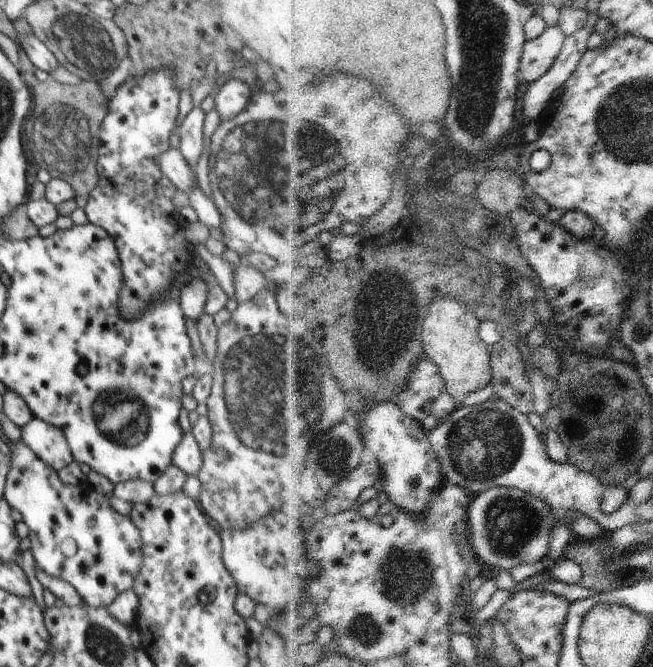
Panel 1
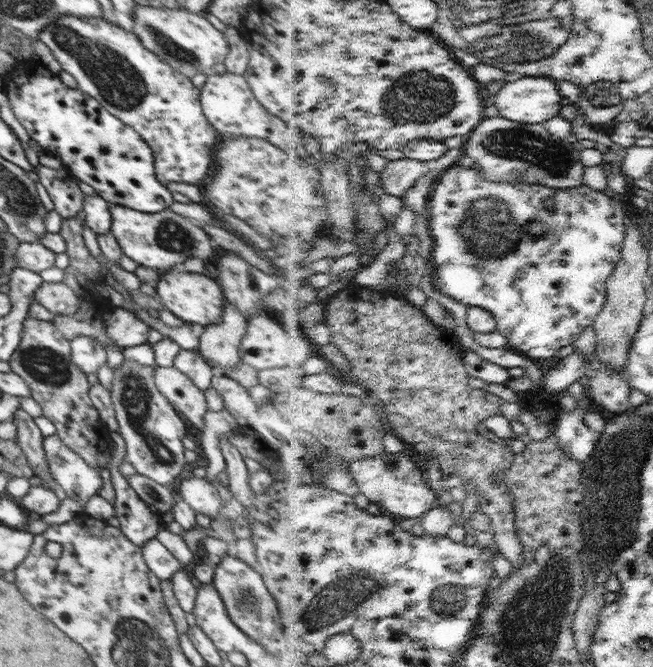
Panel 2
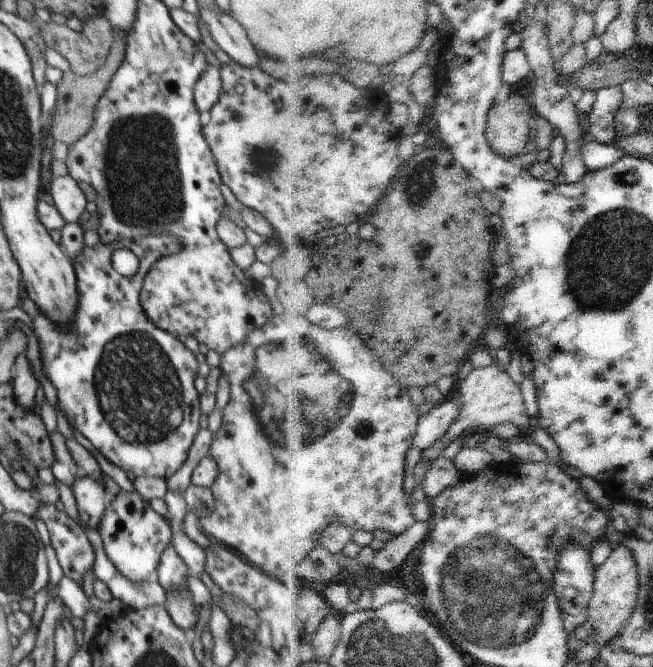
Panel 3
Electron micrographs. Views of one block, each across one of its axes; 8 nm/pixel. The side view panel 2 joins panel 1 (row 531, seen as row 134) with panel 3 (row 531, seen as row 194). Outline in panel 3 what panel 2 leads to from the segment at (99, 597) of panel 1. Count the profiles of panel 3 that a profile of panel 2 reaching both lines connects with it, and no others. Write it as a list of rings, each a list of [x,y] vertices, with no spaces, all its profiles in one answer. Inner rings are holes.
[[[137,492],[130,496],[118,493],[107,507],[97,530],[101,534],[106,554],[114,566],[137,583],[153,579],[161,554],[173,539],[169,522],[154,511],[149,501],[144,500]]]

